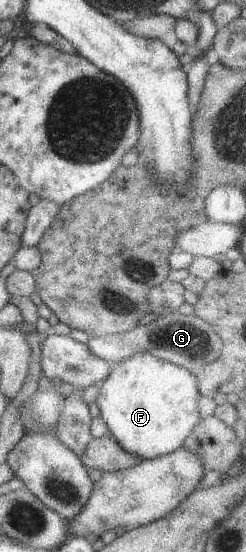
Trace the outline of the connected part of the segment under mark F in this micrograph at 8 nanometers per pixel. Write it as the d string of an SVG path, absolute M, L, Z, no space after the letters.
M135 353L129 358L114 363L111 372L99 385L100 391L95 403L99 409L99 417L108 428L109 436L125 452L139 459L155 459L181 447L185 437L200 419L196 404L201 392L196 383L196 375L182 366L159 360L149 353Z

